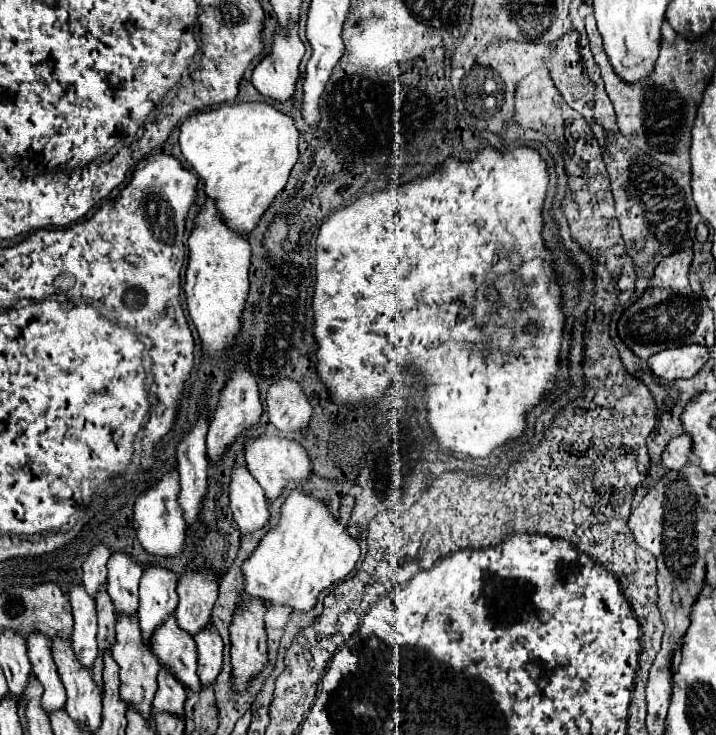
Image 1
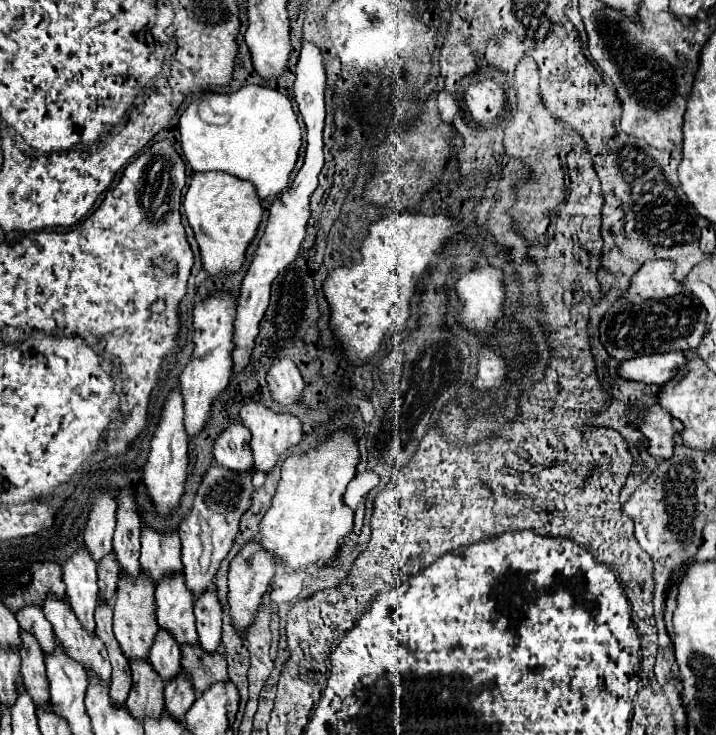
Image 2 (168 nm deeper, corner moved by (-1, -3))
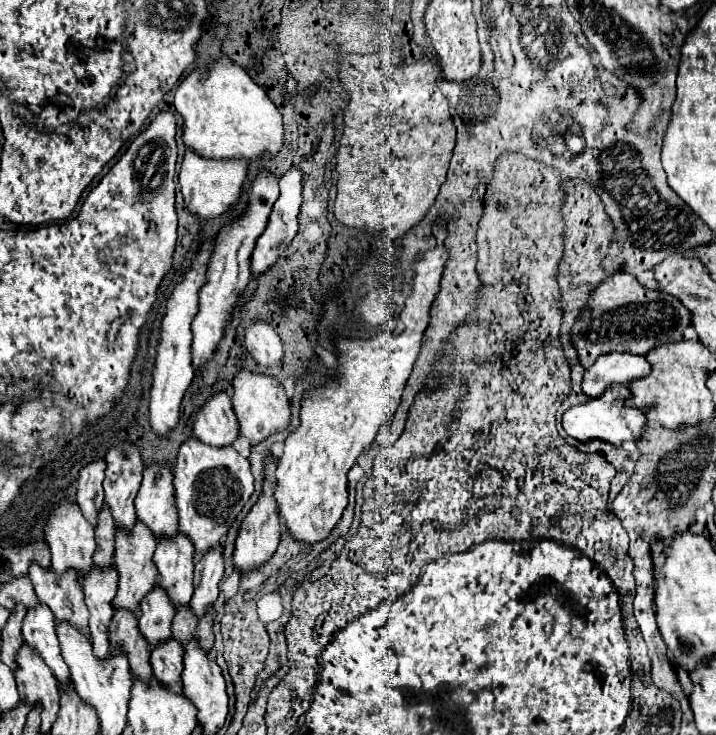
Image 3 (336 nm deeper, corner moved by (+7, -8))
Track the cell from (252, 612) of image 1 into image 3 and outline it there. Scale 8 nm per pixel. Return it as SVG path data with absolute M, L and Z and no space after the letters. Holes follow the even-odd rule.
M268 454L268 458L264 460L264 480L262 480L262 494L258 498L258 502L252 506L252 510L246 514L246 518L242 520L240 524L240 532L238 532L238 538L236 538L236 550L234 550L234 566L238 568L238 572L250 572L254 570L256 566L262 566L274 552L276 552L276 546L280 542L280 532L282 532L282 526L280 526L280 514L276 514L276 500L272 498L272 490L276 488L276 480L272 478L274 470L278 466L278 460Z

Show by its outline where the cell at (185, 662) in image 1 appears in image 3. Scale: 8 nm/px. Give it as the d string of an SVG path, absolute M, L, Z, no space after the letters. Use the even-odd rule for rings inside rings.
M176 532L172 542L158 542L154 562L160 572L160 586L168 592L174 606L188 604L192 598L194 546L188 536Z

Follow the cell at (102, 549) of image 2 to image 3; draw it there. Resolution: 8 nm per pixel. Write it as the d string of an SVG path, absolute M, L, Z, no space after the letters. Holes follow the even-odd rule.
M96 458L96 460L88 462L86 466L82 466L80 476L78 476L76 500L78 500L84 516L92 524L96 524L96 514L100 512L102 502L104 502L104 490L102 490L104 470L106 470L106 462L102 458Z

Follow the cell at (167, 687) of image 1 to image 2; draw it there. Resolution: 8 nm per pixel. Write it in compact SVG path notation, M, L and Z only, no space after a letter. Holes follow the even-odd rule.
M160 629L148 659L150 659L150 665L156 669L156 673L160 673L162 681L168 683L180 671L180 645L174 641L170 633Z

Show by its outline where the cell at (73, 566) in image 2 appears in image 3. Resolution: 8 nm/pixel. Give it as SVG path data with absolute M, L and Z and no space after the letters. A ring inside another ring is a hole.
M60 500L60 504L52 510L46 512L48 520L44 526L44 536L46 542L52 550L52 570L62 574L68 568L74 568L78 572L78 576L82 578L88 568L92 566L92 554L94 554L94 526L84 518L80 506L76 502L70 500Z

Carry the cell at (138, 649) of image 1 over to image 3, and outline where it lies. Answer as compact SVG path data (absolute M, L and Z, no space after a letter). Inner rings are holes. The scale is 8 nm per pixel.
M136 520L136 524L132 526L132 530L120 530L120 526L116 528L116 552L114 552L114 566L120 572L120 580L118 580L118 594L112 600L114 606L122 606L128 610L138 610L140 600L152 590L152 586L156 584L156 566L152 566L152 554L156 550L156 540L152 538L152 532L140 522Z

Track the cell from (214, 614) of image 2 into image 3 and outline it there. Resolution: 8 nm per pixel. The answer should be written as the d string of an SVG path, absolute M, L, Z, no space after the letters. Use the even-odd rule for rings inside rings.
M224 544L198 554L196 568L194 568L194 596L192 596L192 610L198 618L216 602L218 598L218 584L224 574L224 558L222 558Z

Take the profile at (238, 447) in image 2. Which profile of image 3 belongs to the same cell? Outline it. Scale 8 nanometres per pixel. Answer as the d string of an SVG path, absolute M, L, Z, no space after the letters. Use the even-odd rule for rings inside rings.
M214 392L208 402L204 402L194 420L194 434L212 446L232 446L238 438L238 420L232 410L230 392Z

